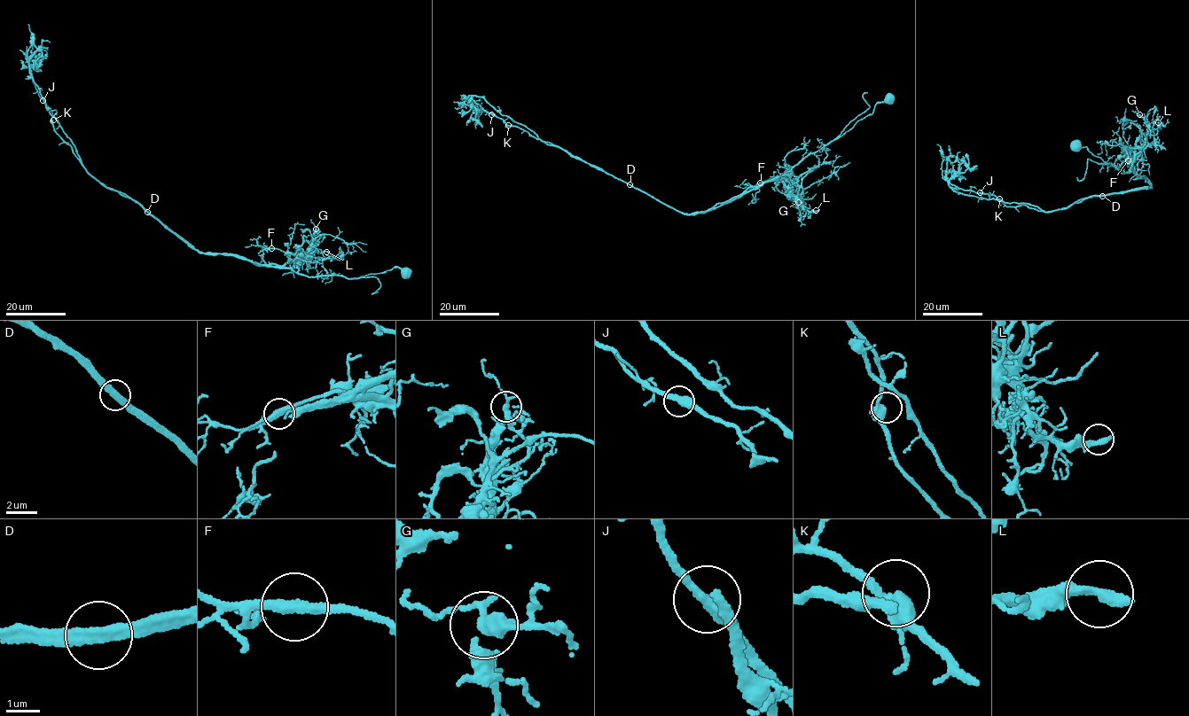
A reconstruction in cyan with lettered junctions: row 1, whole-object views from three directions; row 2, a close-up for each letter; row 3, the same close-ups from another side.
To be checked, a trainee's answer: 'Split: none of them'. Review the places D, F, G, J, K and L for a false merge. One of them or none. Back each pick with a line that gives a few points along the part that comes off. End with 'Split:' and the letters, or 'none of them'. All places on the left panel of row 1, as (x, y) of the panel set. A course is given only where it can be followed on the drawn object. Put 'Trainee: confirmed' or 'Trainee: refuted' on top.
Trainee: refuted
D: (147, 212), (200, 252), (298, 268), (309, 277), (373, 276), (380, 288), (372, 293), (378, 291)
Split: D

